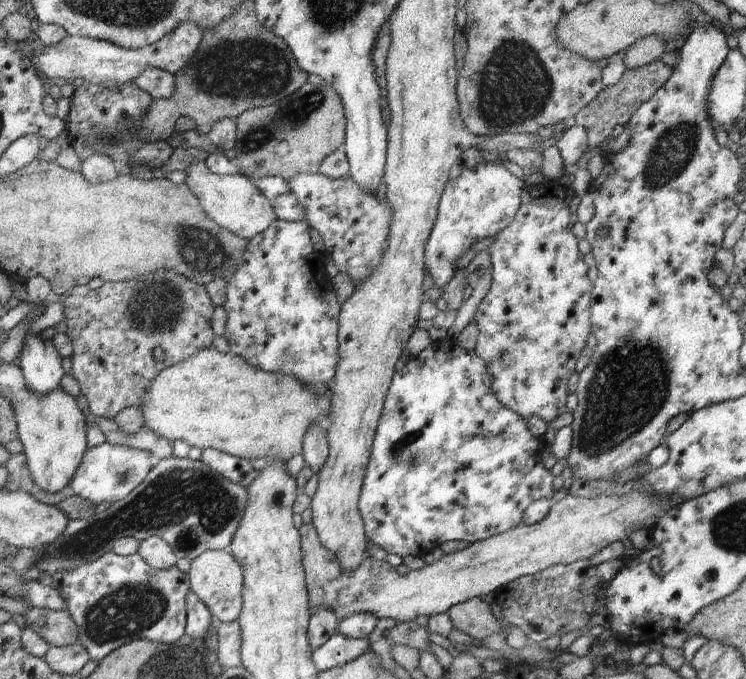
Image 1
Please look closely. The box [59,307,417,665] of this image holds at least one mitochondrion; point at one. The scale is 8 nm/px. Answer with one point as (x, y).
(132, 608)

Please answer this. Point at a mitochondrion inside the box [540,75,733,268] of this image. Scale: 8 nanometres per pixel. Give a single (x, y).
(676, 146)

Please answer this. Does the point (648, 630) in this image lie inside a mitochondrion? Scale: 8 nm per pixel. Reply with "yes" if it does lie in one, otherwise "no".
no

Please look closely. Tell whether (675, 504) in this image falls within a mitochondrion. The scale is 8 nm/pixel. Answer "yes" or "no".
no

